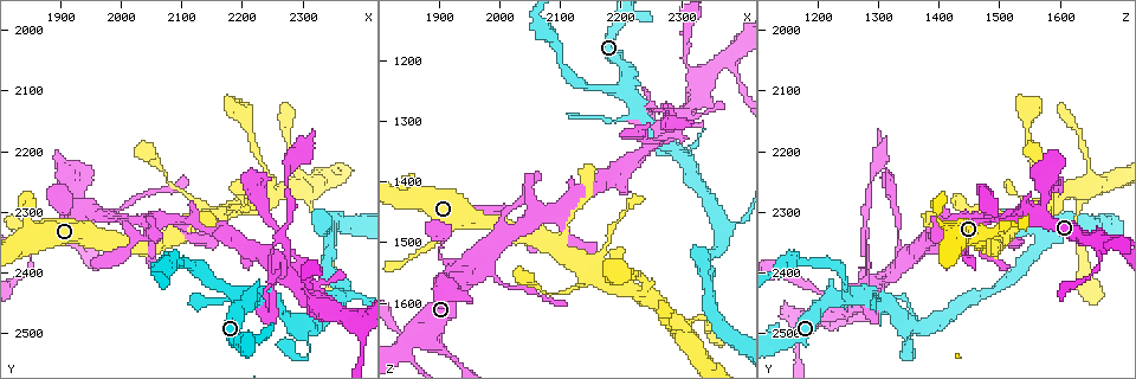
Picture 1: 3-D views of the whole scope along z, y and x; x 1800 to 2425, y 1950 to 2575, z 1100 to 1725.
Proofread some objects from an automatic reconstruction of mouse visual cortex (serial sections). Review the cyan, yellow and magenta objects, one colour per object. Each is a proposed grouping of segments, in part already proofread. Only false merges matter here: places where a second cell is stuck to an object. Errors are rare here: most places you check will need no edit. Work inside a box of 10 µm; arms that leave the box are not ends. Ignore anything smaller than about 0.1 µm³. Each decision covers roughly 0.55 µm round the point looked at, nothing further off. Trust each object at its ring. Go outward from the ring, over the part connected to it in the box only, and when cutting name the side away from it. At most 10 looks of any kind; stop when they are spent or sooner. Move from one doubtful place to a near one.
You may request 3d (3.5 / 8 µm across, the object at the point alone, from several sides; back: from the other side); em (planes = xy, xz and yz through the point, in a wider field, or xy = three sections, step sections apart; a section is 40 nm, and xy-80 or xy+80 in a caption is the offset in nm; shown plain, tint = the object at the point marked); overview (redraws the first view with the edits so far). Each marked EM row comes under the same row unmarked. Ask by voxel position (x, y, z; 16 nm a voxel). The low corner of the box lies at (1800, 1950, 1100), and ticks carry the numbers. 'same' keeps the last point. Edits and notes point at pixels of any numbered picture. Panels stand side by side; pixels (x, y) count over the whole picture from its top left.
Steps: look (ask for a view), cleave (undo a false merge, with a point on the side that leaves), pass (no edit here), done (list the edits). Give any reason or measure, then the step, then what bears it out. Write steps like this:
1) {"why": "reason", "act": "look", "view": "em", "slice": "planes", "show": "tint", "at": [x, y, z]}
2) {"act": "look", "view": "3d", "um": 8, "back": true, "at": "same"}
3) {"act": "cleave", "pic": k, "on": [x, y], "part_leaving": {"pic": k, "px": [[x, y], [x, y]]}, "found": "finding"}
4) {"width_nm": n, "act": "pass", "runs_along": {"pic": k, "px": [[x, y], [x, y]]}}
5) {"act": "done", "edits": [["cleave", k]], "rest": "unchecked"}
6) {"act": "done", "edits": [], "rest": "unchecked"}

{"why": "sharp bend", "act": "look", "view": "3d", "um": 3.5, "at": [2270, 2340, 1335]}

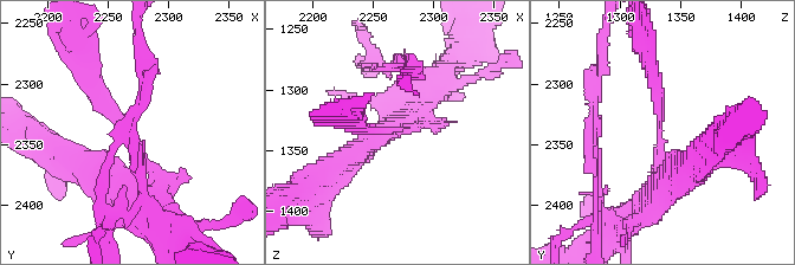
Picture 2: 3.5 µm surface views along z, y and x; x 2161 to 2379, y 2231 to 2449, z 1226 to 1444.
{"why": "shape alone is not enough", "act": "look", "view": "em", "slice": "planes", "show": "tint", "at": [2270, 2340, 1334]}

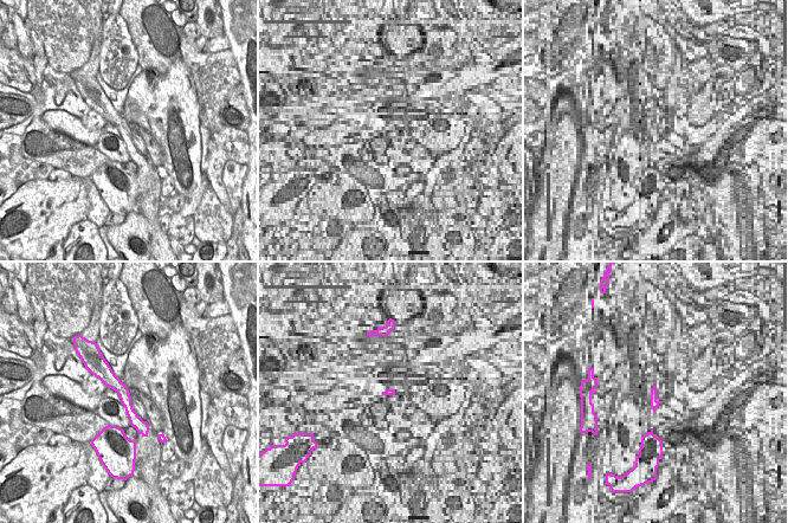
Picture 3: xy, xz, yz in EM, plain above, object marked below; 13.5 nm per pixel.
{"width_nm": 180, "act": "pass", "runs_along": {"pic": 2, "px": [[139, 199], [156, 174], [88, 65]]}, "found": "continuous, no second cell"}

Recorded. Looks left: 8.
{"why": "arms part here", "act": "look", "view": "3d", "um": 3.5, "at": [2210, 2445, 1250]}

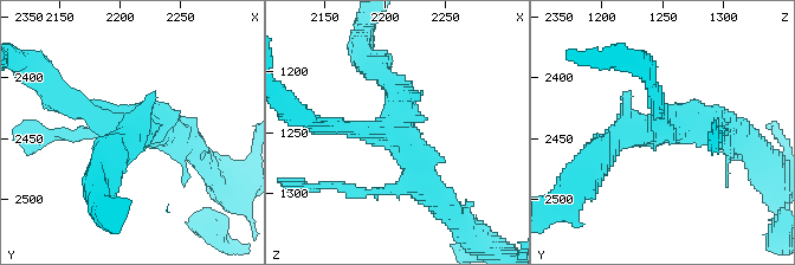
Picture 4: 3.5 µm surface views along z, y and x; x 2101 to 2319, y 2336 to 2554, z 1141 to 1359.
{"why": "now the EM", "act": "look", "view": "em", "slice": "xy", "step": 1, "show": "tint", "at": [2214, 2442, 1248]}

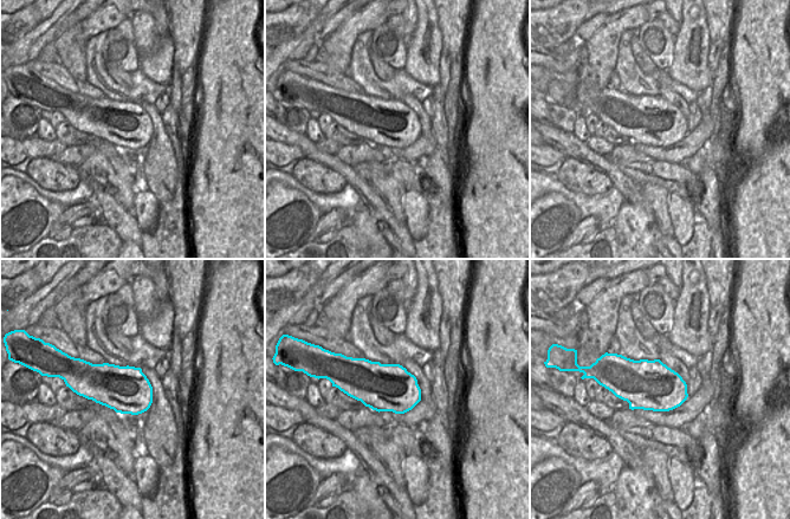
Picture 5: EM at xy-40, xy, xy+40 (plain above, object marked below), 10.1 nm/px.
{"act": "pass", "runs_along": {"pic": 4, "px": [[375, 70], [437, 198]]}, "found": "all the same cell"}

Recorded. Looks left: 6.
{"act": "look", "view": "3d", "um": 3.5, "back": true, "at": [2370, 2435, 1475]}

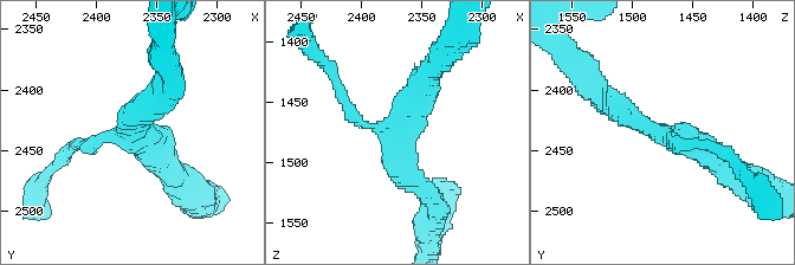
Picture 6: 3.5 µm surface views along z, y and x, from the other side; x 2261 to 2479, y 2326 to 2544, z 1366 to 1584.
{"act": "look", "view": "em", "slice": "xy", "step": 1, "show": "tint", "at": [2372, 2436, 1472]}

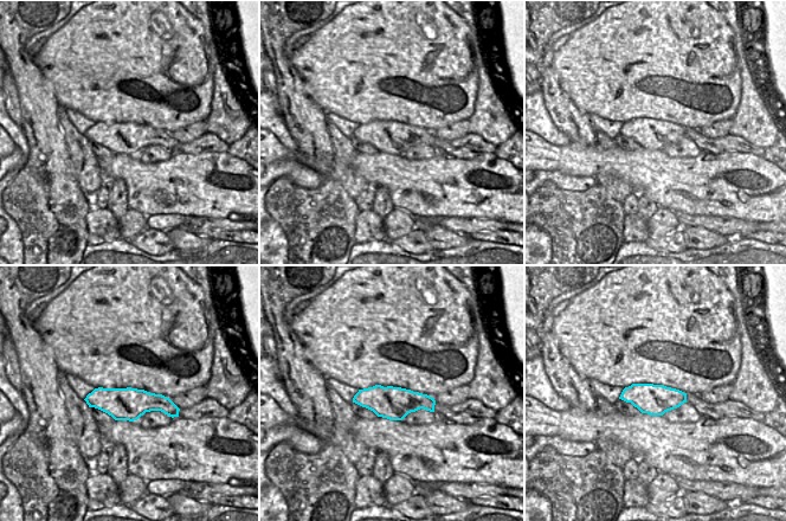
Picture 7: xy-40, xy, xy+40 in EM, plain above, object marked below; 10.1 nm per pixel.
{"act": "look", "view": "em", "slice": "xy", "step": 2, "show": "tint", "at": "same"}

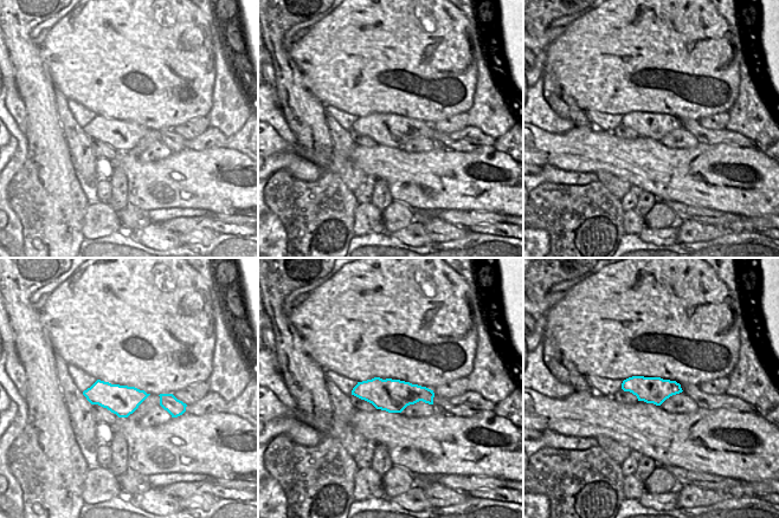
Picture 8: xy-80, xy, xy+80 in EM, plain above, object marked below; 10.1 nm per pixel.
{"arm_widths_nm": [150, 300, 350], "act": "pass", "runs_along": {"pic": 6, "px": [[721, 161], [603, 98]]}, "found": "one cell here"}

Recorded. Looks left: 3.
{"why": "abrupt turn", "act": "look", "view": "em", "slice": "xy", "step": 1, "show": "tint", "at": [2345, 2340, 1575]}

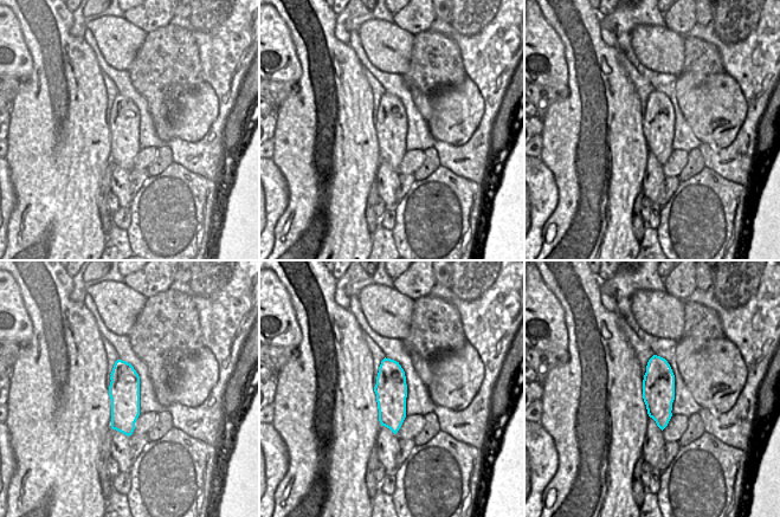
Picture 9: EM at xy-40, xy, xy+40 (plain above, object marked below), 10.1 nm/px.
{"act": "look", "view": "3d", "um": 3.5, "at": "same"}

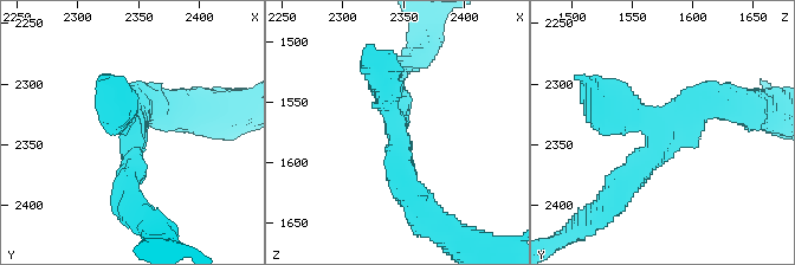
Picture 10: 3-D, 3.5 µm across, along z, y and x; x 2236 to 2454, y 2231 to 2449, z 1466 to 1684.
{"arms": 3, "arm_widths_nm": [300, 400, 400], "act": "pass", "runs_along": {"pic": 10, "px": [[612, 199], [664, 127], [721, 101]]}, "found": "all the same cell"}

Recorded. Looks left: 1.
{"act": "done", "edits": [], "rest": "unchecked"}

